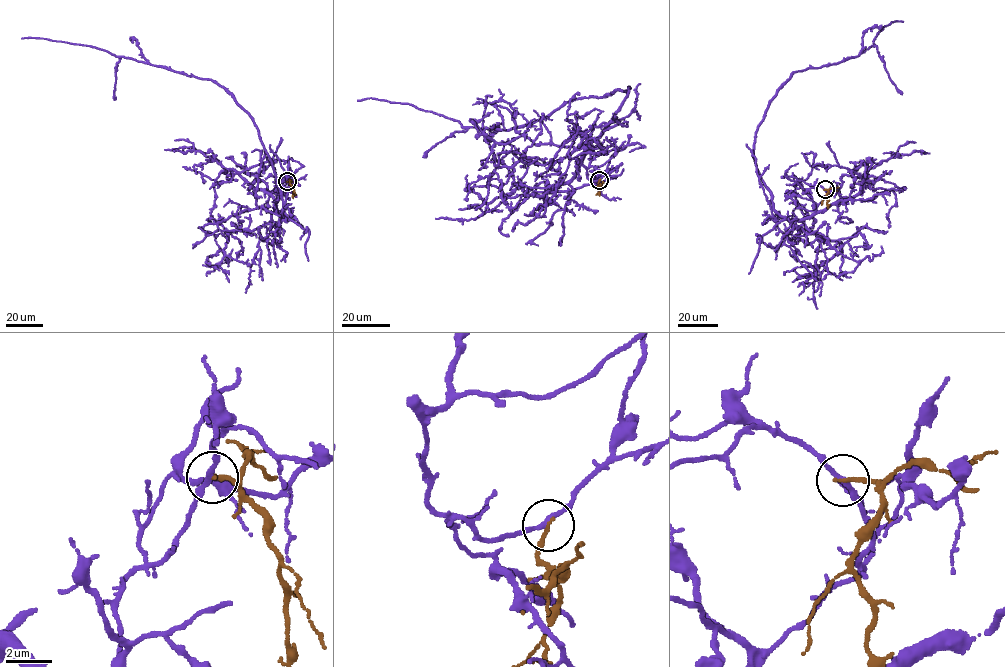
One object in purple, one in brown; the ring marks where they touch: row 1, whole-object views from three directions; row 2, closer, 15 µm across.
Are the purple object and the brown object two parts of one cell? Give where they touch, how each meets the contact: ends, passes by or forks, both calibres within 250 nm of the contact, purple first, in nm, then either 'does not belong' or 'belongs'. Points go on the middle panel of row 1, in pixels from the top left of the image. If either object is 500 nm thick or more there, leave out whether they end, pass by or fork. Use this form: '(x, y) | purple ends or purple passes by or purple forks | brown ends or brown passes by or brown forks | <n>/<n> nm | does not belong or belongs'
(599, 180) | purple passes by | brown ends | 200/180 nm | does not belong

